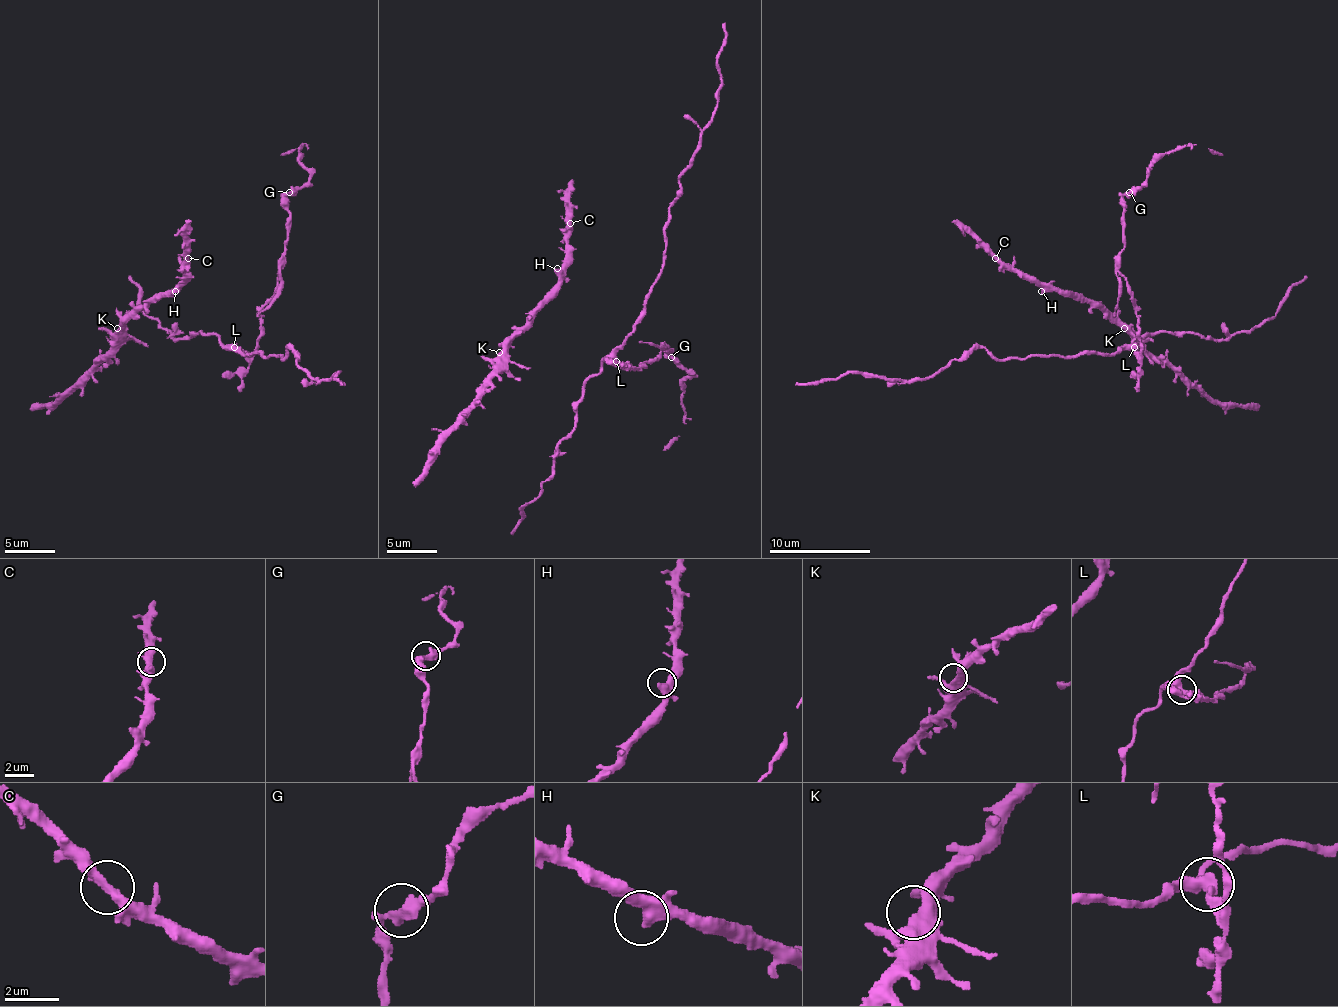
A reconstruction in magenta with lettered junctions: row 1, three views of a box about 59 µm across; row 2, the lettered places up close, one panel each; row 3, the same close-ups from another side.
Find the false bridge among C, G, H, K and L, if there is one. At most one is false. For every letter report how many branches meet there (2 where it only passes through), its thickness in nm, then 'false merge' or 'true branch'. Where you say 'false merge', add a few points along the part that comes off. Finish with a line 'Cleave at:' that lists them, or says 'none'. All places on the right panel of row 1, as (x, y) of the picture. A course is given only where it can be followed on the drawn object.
C: 2 | 420 nm | true branch
G: 3 | 320 nm | true branch
H: 2 | 420 nm | true branch
K: 2 | 500 nm | true branch
L: 3 | 340 nm | false merge | (1134, 346), (1112, 354), (1023, 359), (998, 359), (975, 349), (930, 376), (856, 374), (811, 384), (796, 382)
Cleave at: L

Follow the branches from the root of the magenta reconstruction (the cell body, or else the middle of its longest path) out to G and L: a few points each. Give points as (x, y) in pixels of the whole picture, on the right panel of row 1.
G: (1117, 354), (1122, 349), (1139, 354), (1137, 306), (1119, 270), (1129, 192)
L: (1117, 354), (1122, 349), (1134, 346)

